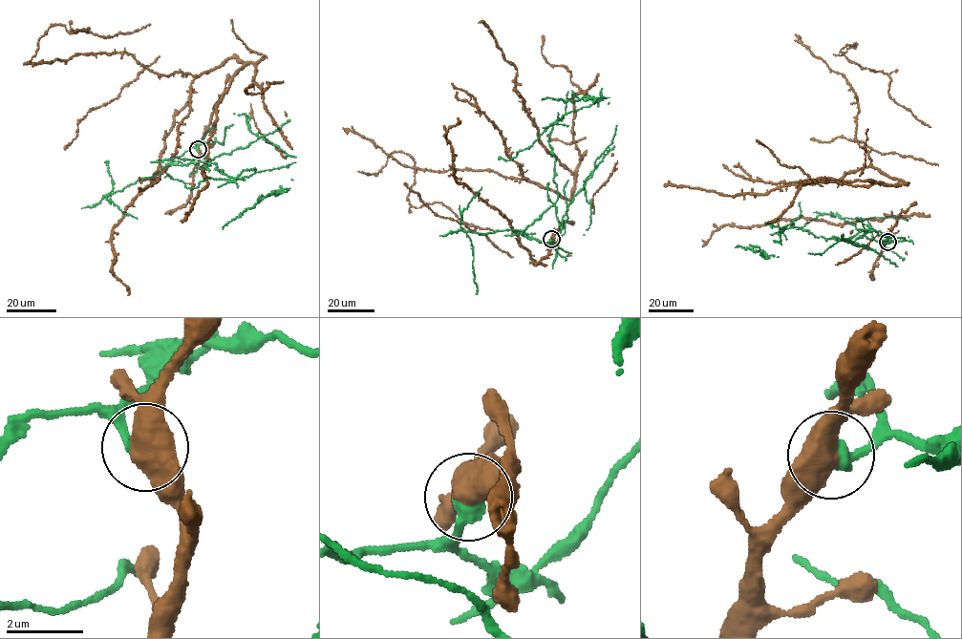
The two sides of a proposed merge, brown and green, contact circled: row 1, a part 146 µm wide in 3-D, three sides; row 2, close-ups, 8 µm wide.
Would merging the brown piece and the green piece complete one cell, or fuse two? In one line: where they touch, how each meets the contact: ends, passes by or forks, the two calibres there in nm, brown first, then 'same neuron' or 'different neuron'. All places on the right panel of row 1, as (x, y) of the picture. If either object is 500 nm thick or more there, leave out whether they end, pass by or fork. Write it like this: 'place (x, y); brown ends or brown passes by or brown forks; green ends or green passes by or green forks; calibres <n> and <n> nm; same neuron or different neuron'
place (887, 242); calibres 600 and 460 nm; different neuron

